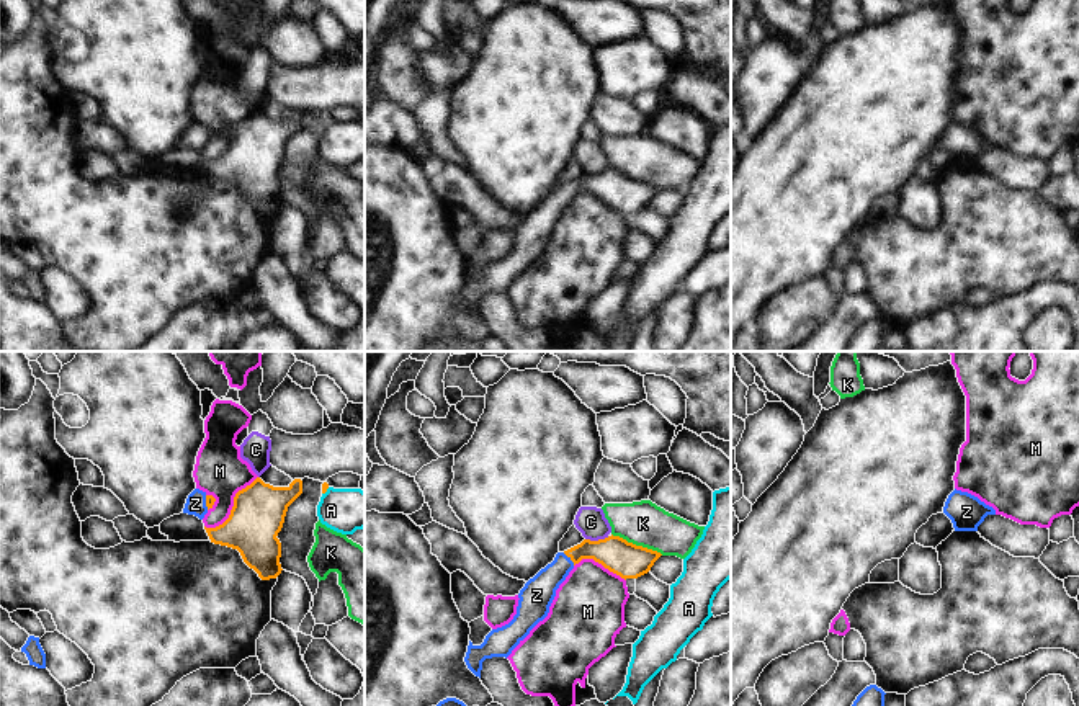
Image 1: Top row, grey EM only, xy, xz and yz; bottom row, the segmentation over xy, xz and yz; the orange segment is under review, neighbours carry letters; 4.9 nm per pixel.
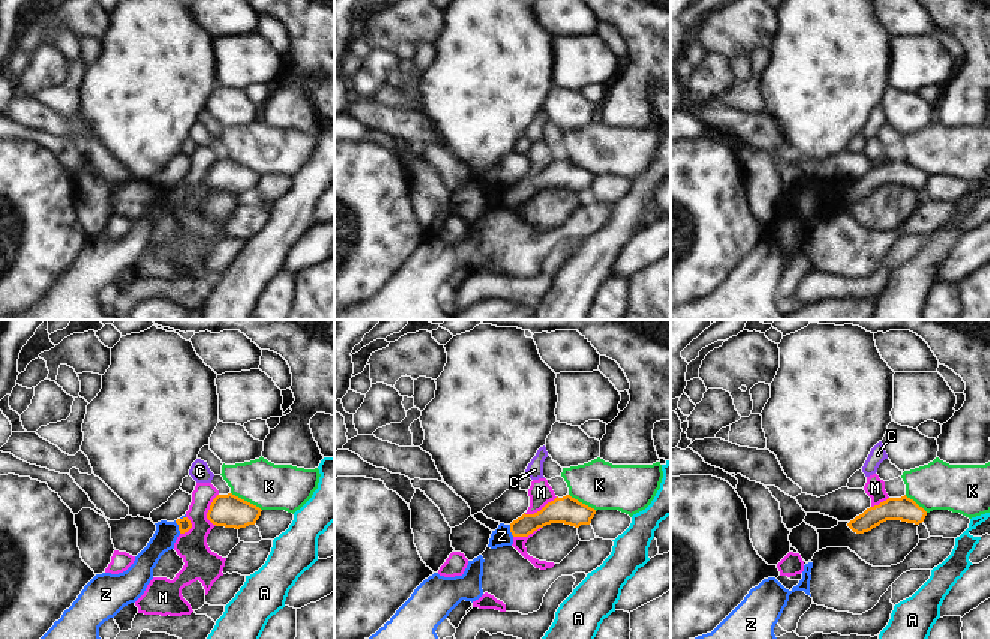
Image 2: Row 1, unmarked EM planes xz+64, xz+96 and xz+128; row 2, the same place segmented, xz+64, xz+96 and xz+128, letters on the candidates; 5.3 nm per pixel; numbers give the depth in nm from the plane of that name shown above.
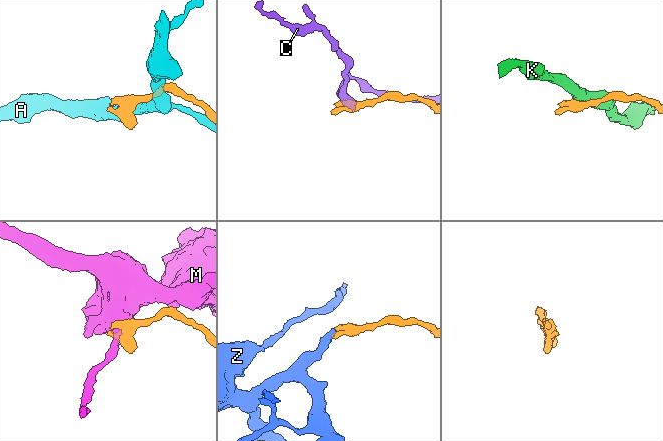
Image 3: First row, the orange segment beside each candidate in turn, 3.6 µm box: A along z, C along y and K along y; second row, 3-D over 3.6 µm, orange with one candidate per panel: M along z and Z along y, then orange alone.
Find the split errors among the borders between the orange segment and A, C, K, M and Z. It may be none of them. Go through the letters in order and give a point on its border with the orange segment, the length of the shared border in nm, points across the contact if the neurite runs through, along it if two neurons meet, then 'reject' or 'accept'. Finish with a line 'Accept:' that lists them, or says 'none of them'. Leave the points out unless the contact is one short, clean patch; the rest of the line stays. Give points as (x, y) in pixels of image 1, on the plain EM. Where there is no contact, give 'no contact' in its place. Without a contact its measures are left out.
A: meets orange in xy at (326, 125); contact 50 nm long; reject
C: meets orange in xz at (599, 174); contact 120 nm long; border along xz (608, 170), (586, 174); reject
K: meets orange in xz at (638, 180); contact 280 nm long; reject
M: meets orange in xy at (232, 141); contact 360 nm long; border along xy (257, 110), (236, 128), (231, 147), (221, 157), (205, 160); reject
Z: meets orange in xz at (571, 193); contact 90 nm long; runs through xz (622, 192), (579, 185), (571, 193), (537, 229); accept
Accept: Z

